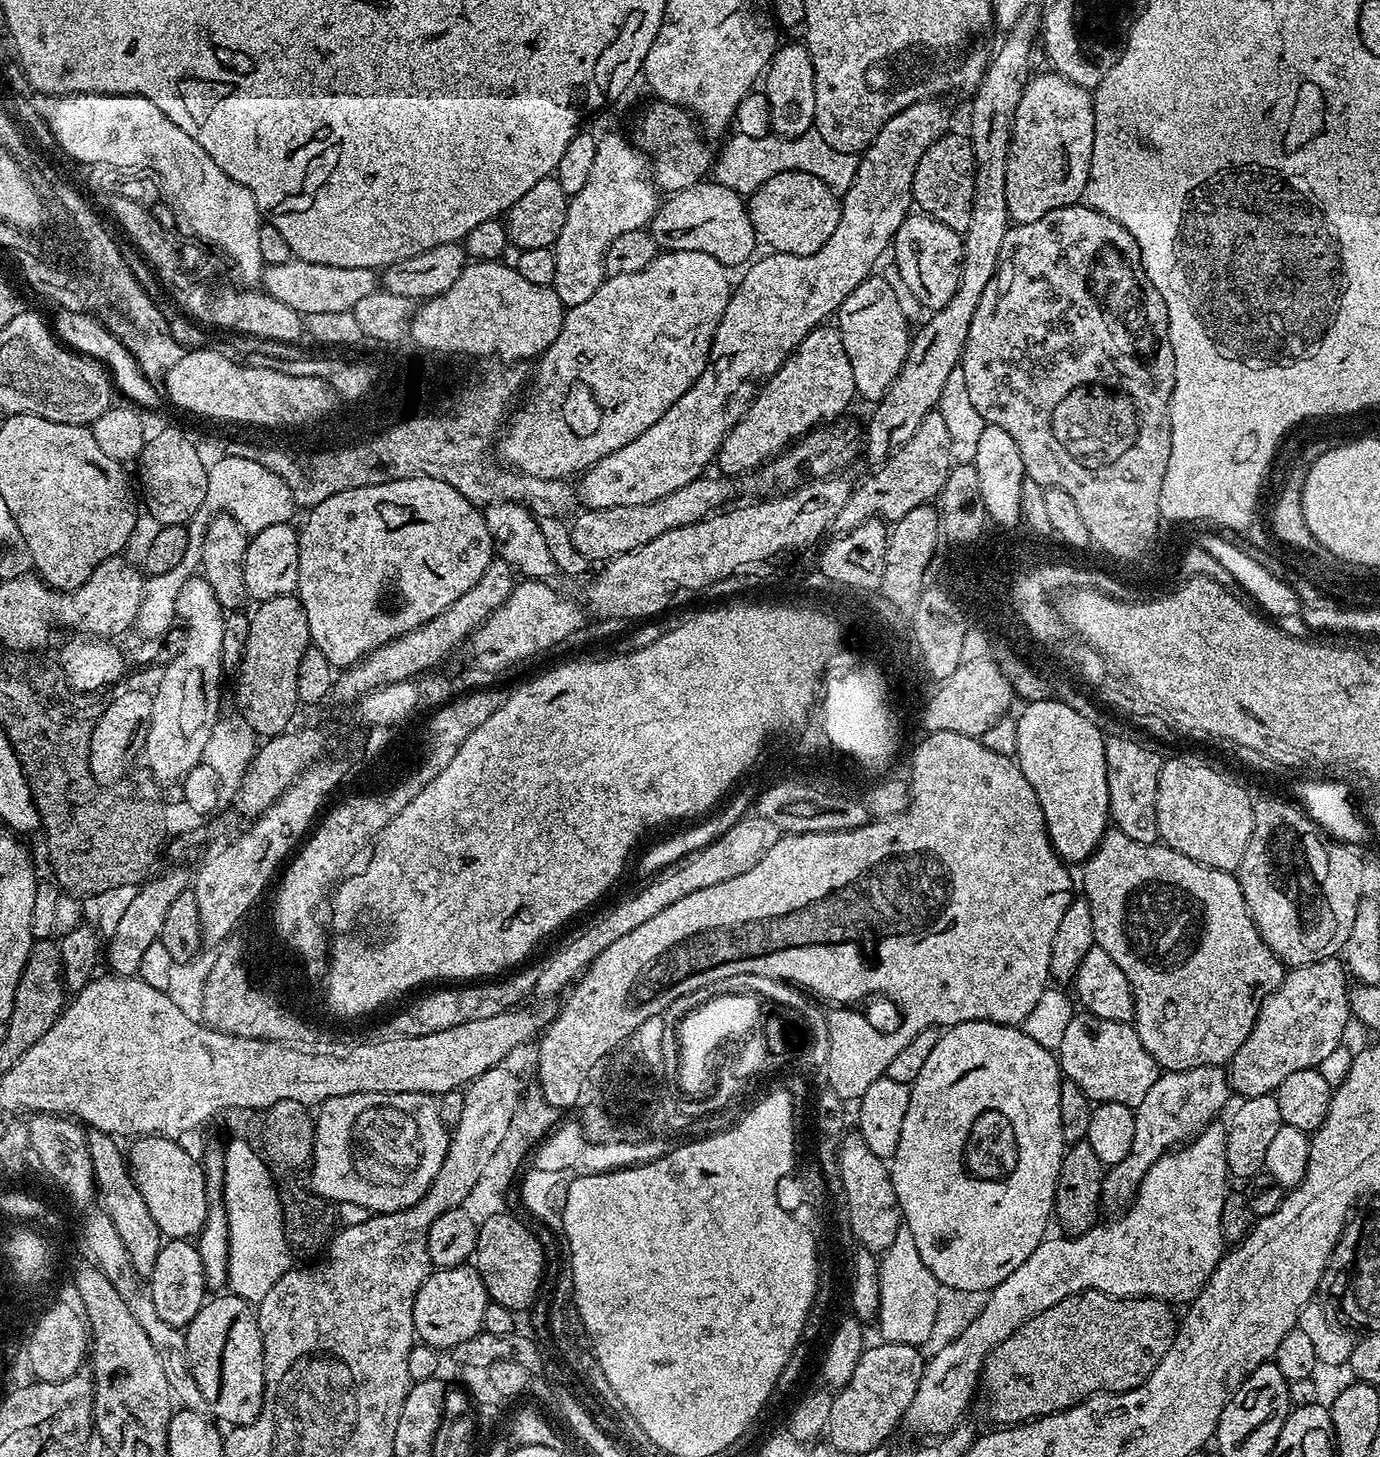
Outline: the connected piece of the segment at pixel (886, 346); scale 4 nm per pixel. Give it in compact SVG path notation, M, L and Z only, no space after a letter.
M873 274L868 279L858 285L857 288L846 299L840 303L838 309L838 329L840 332L845 352L849 356L850 366L853 367L853 374L874 374L878 368L880 372L886 374L886 368L901 368L904 365L904 359L908 353L910 334L900 334L900 328L888 328L888 310L896 310L902 302L894 302L895 296L898 295L897 289L892 289L879 274Z

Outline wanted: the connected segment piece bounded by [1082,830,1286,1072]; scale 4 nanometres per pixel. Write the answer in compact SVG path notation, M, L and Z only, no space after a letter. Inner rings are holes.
M1115 830L1105 831L1100 844L1087 860L1083 861L1084 892L1083 895L1090 906L1092 915L1092 938L1095 947L1106 950L1118 970L1126 974L1126 982L1132 987L1132 1007L1134 1009L1134 1027L1138 1038L1142 1038L1142 1046L1160 1065L1161 1069L1177 1072L1191 1068L1210 1068L1224 1066L1232 1059L1232 1055L1246 1042L1250 1030L1256 1024L1258 1006L1274 992L1284 981L1285 965L1262 942L1256 924L1252 921L1250 910L1246 906L1246 898L1242 894L1239 879L1231 872L1223 872L1205 864L1194 862L1194 858L1186 858L1178 850L1168 847L1163 842L1143 844L1134 842L1134 838L1126 838L1126 834ZM1144 880L1164 880L1174 882L1196 896L1206 904L1206 932L1202 932L1198 947L1181 961L1179 968L1169 973L1159 973L1151 963L1142 964L1136 960L1132 952L1128 952L1126 938L1122 932L1122 910L1124 896L1130 888Z

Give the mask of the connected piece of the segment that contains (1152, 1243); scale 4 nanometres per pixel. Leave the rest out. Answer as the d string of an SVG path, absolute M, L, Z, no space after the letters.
M1223 1123L1205 1125L1191 1140L1165 1152L1162 1158L1158 1158L1146 1170L1135 1196L1109 1224L1100 1222L1080 1236L1059 1238L1060 1240L1046 1238L1039 1244L1034 1254L1030 1254L1030 1258L1026 1258L1026 1262L1022 1262L1022 1266L1018 1266L1018 1270L1010 1274L1010 1278L1006 1278L988 1293L989 1301L978 1318L974 1318L974 1322L970 1322L970 1326L966 1326L966 1330L962 1330L962 1334L958 1334L954 1342L935 1349L931 1353L932 1357L927 1357L917 1393L909 1408L904 1411L903 1427L924 1436L920 1438L942 1438L953 1431L960 1422L960 1415L972 1400L972 1391L975 1388L977 1391L978 1377L988 1351L1030 1318L1042 1314L1042 1310L1050 1310L1050 1306L1062 1302L1062 1298L1070 1298L1074 1294L1085 1292L1087 1288L1104 1292L1108 1296L1152 1296L1155 1300L1165 1302L1187 1301L1199 1294L1218 1266L1220 1257L1226 1252L1222 1234L1222 1208L1224 1199L1230 1192L1227 1141L1228 1130Z

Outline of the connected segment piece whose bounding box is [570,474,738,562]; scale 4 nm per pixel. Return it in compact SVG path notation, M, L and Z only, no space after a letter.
M705 474L679 487L672 492L671 497L663 496L652 503L642 506L614 506L604 508L588 508L575 522L571 523L571 540L578 552L591 562L606 562L615 556L636 549L646 542L658 538L667 530L690 525L695 521L705 519L717 508L727 505L736 495L738 490L720 492L720 486L732 483L728 476L711 476Z

